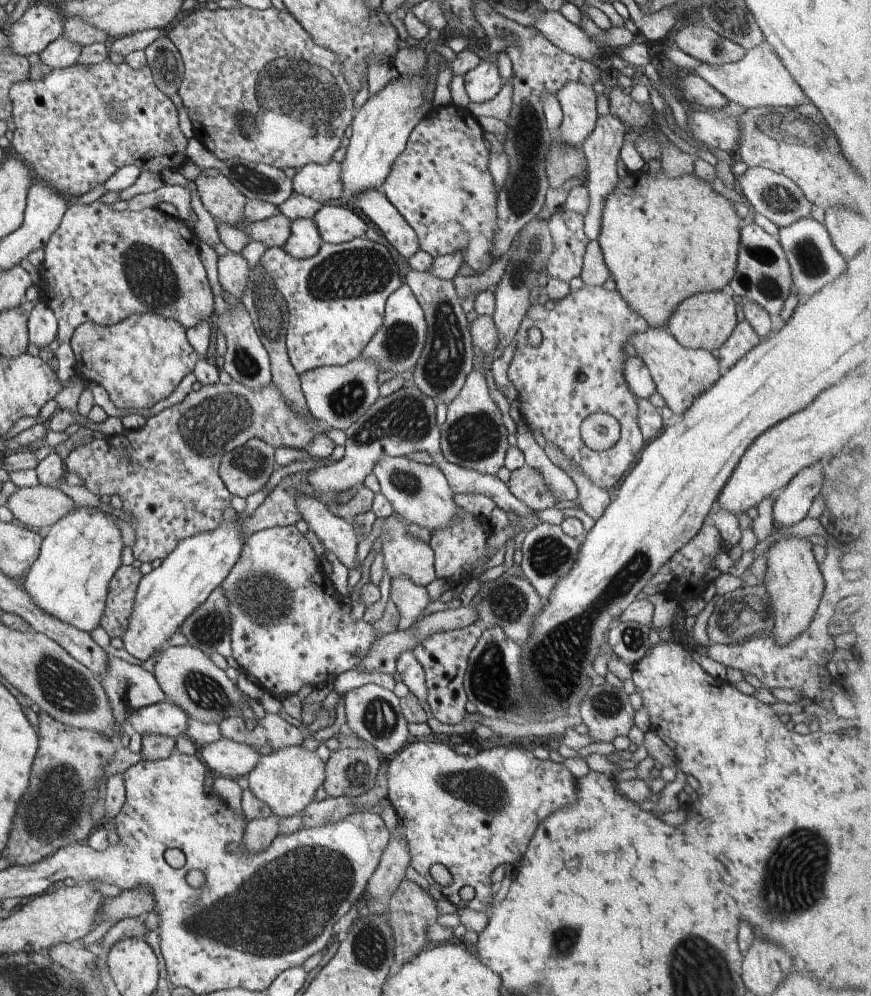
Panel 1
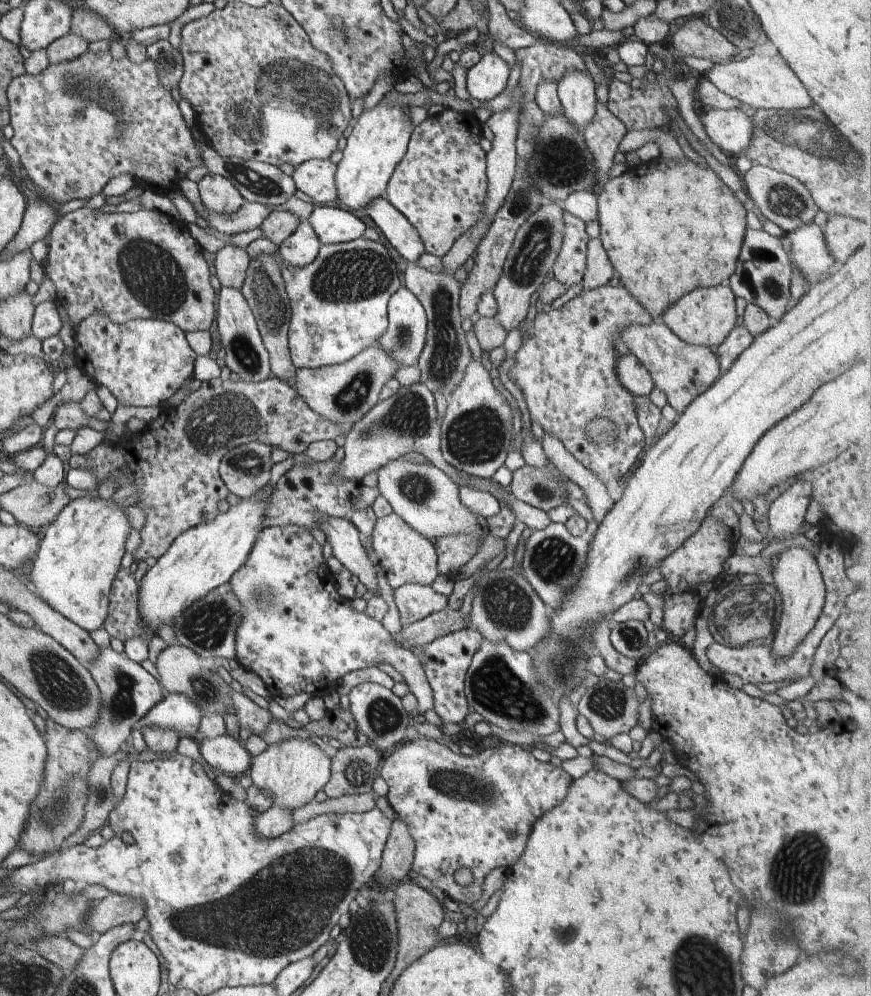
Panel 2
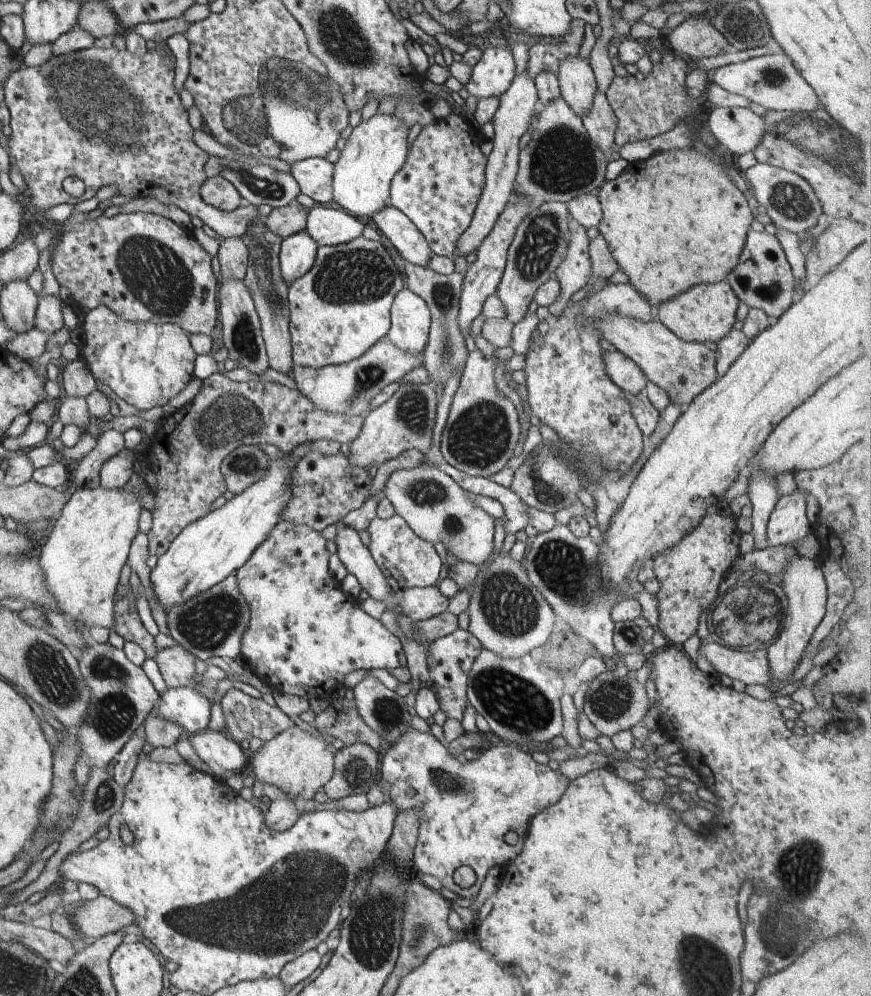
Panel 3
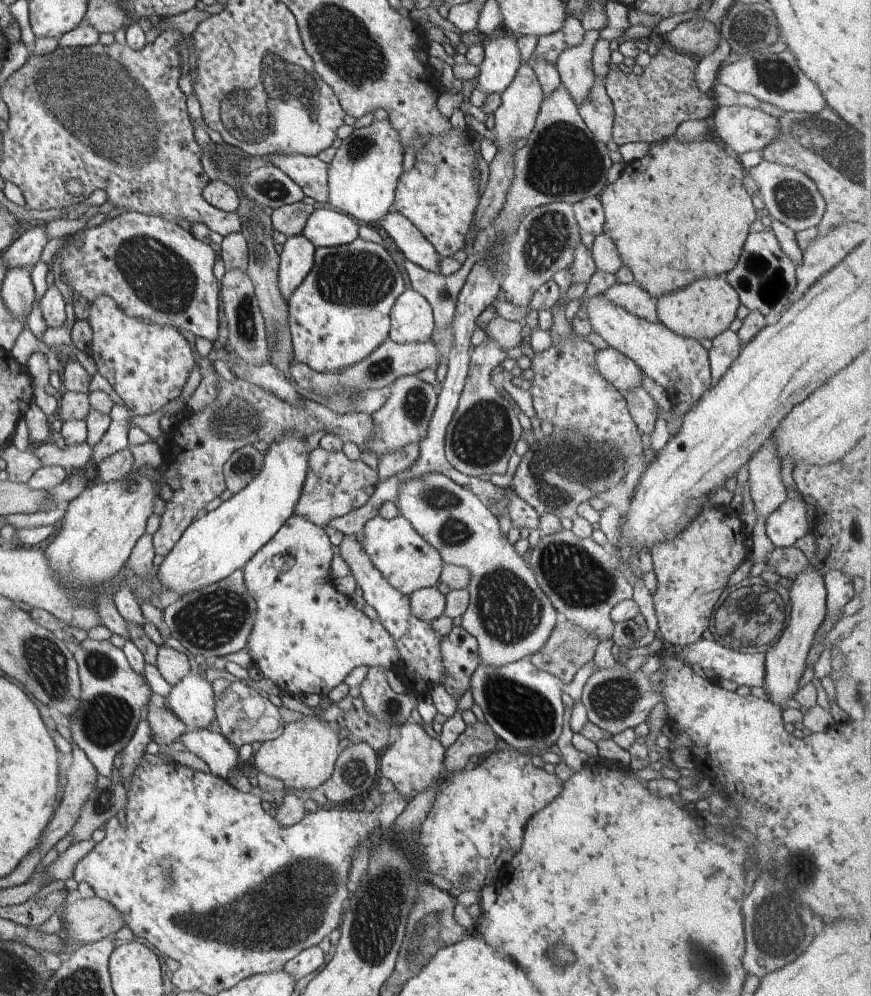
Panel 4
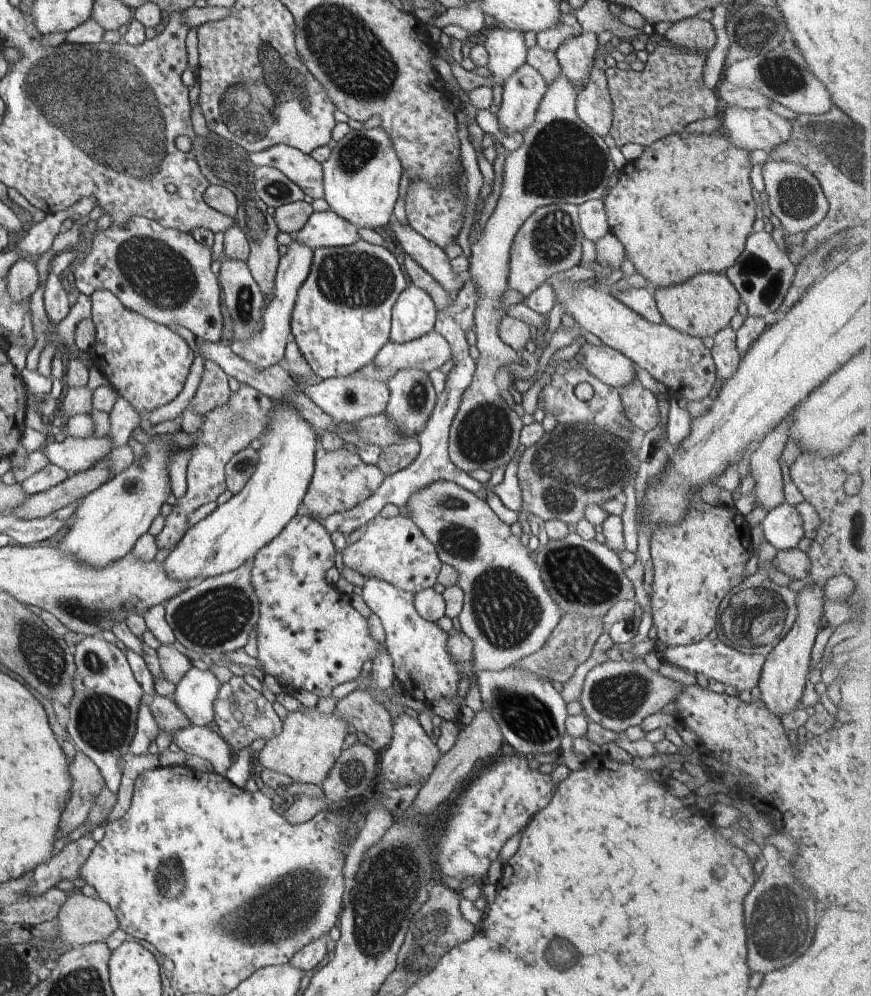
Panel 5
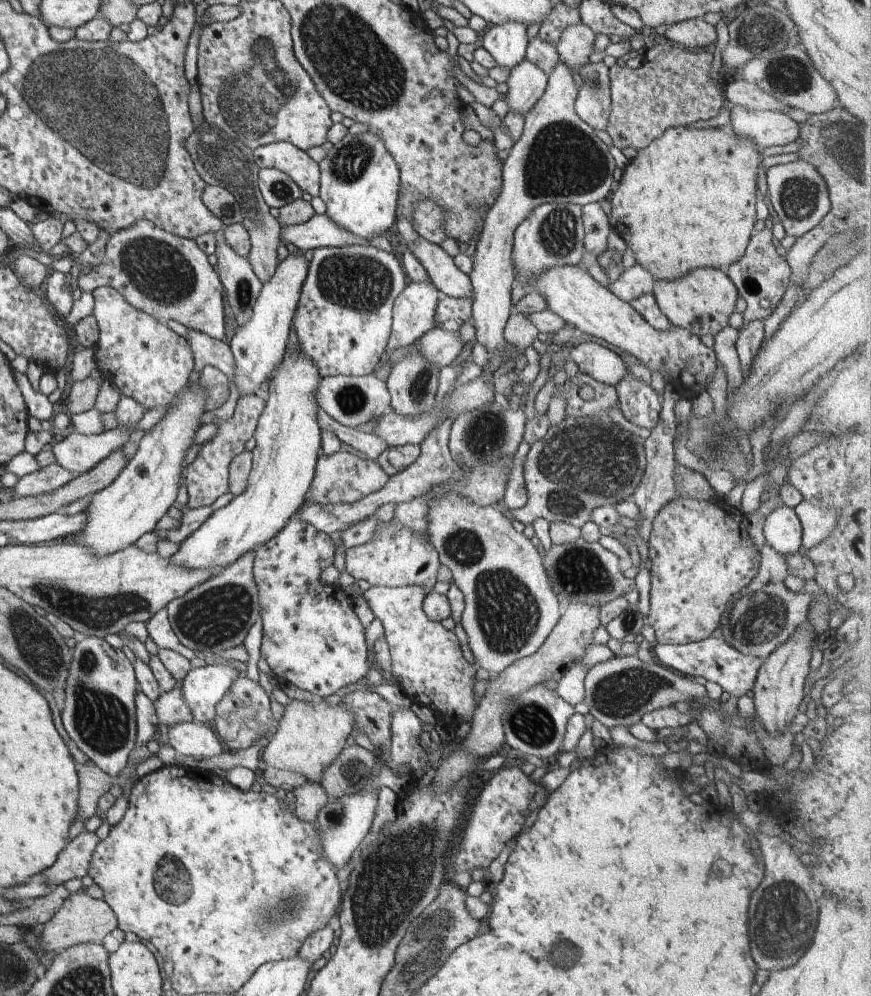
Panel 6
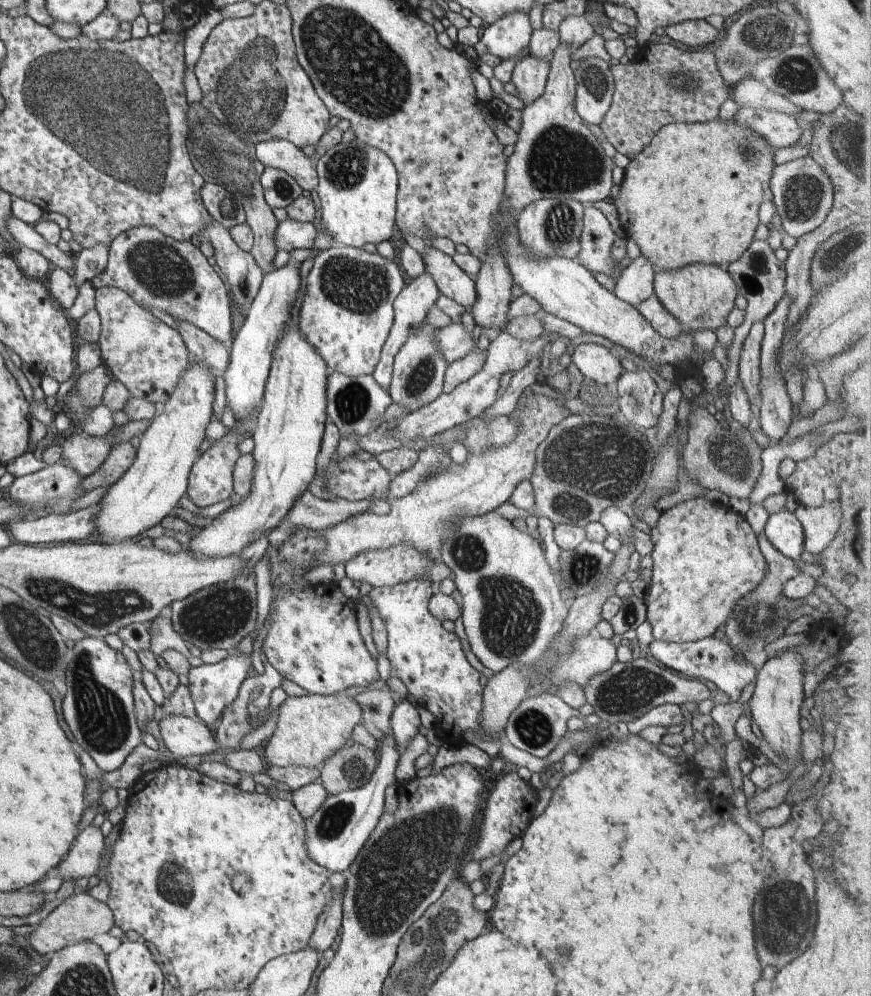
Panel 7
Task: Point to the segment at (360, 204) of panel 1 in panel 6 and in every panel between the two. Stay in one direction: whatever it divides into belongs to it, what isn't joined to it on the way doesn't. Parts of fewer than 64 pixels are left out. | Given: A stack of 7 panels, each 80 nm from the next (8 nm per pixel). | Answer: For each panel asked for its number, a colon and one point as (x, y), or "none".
2: (403, 236)
3: (401, 231)
4: (414, 245)
5: (428, 255)
6: (445, 275)

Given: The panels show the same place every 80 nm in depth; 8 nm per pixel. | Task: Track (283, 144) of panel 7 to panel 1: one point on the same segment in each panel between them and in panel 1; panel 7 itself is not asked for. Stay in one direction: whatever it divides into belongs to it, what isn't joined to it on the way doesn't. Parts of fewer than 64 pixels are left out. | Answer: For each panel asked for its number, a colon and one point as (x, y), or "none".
1: (323, 182)
2: (316, 177)
3: (314, 175)
4: (310, 173)
5: (304, 170)
6: (294, 162)

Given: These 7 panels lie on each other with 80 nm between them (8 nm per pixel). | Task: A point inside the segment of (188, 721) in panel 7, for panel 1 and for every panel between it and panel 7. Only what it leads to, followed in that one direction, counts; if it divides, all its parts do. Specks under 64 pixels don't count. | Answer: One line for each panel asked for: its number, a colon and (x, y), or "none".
1: (227, 757)
2: (224, 753)
3: (223, 754)
4: (214, 748)
5: (200, 741)
6: (194, 739)

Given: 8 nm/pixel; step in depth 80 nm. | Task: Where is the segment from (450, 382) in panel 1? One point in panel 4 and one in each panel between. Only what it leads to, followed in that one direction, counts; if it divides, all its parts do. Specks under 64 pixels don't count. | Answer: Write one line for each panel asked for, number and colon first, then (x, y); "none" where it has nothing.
2: (443, 361)
3: (445, 354)
4: (442, 291)

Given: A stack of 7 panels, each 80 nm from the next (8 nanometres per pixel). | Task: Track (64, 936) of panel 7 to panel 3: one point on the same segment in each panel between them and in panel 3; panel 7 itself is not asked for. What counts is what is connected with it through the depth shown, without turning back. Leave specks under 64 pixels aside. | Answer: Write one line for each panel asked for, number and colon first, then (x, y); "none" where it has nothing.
3: (103, 915)
4: (89, 920)
5: (82, 920)
6: (81, 919)

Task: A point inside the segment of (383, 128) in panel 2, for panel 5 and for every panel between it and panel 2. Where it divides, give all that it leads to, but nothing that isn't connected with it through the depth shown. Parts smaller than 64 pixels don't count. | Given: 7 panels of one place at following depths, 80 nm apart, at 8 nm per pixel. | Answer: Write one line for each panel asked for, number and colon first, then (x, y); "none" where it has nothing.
3: (376, 149)
4: (362, 177)
5: (360, 178)

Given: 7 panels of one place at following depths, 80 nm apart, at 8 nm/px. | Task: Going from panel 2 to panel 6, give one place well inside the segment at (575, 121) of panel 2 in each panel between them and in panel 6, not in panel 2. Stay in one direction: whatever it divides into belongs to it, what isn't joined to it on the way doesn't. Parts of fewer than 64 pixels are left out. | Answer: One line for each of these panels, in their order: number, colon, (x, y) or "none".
3: (577, 83)
4: (575, 66)
5: (576, 54)
6: (576, 43)

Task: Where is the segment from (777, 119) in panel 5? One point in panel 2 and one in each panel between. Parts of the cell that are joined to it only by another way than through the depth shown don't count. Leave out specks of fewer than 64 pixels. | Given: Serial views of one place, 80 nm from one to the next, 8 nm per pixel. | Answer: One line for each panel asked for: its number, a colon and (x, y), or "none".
2: (730, 130)
3: (738, 130)
4: (741, 129)

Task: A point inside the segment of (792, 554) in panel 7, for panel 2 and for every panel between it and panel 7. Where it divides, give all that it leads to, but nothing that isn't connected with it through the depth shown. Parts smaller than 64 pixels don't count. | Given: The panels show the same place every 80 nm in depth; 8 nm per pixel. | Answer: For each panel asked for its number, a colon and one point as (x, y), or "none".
2: (786, 514)
3: (788, 522)
4: (787, 524)
5: (783, 528)
6: (783, 531)

